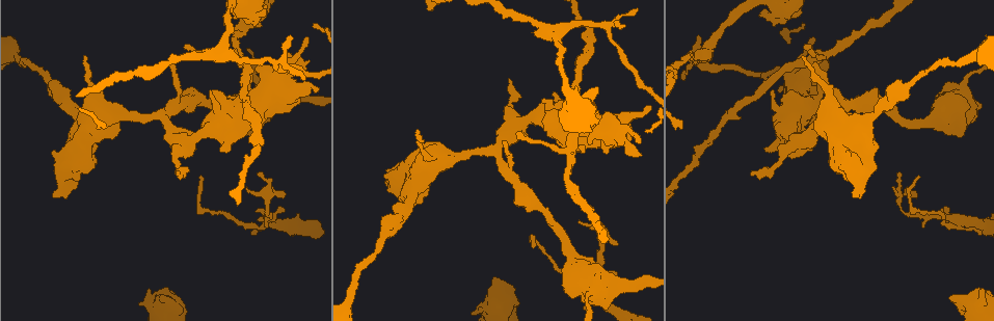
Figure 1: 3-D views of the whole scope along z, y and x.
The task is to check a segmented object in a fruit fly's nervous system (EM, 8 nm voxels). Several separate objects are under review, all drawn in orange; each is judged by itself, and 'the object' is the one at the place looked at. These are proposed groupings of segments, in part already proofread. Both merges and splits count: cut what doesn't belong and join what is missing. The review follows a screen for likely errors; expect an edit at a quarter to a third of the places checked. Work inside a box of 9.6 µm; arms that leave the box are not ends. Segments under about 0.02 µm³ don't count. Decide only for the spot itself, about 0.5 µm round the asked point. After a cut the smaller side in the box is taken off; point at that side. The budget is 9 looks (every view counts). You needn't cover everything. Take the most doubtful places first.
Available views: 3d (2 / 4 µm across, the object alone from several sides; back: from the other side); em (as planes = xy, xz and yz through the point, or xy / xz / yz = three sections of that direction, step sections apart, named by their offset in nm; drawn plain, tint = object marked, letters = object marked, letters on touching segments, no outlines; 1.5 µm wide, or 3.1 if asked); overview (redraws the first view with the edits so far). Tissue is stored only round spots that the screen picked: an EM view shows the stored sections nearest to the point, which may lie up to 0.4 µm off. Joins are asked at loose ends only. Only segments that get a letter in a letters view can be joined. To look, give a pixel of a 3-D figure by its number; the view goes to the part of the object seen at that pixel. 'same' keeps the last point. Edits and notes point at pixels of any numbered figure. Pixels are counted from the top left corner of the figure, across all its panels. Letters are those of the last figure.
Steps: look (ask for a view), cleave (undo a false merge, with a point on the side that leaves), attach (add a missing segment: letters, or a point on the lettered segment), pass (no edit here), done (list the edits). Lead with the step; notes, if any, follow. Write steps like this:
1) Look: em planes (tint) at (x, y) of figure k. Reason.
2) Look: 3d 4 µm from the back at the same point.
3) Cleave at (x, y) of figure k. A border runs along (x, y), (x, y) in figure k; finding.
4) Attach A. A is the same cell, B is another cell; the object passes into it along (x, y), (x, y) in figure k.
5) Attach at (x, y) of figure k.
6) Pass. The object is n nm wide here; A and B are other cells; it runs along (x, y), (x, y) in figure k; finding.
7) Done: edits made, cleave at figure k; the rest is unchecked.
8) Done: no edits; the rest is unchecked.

Look: 3d 4 µm at (269, 118) of figure 1. Stops while still wide.

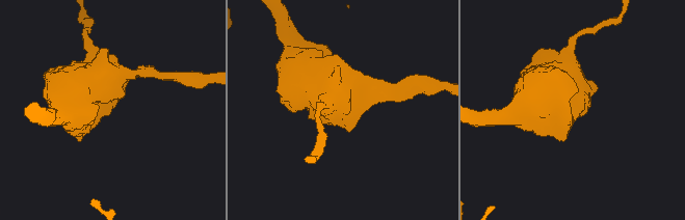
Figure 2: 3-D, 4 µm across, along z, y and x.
Look: em yz step 8 (letters) at (114, 107) of figure 2.

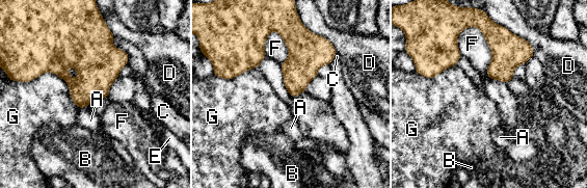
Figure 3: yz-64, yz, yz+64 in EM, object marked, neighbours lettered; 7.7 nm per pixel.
Pass. A, B, C, D, E, F and G are other cells; none of them fits.

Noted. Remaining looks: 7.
Look: em planes (tint) at (225, 47) of figure 1. Calibre changes.

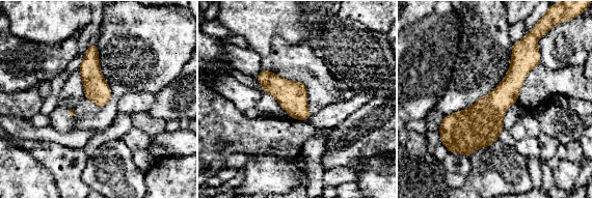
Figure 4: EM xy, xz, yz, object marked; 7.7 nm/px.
Look: em planes (letters) at the same point. What lies round it.

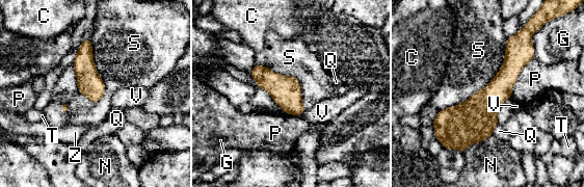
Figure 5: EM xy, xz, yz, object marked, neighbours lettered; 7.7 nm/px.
Pass. C, G, N, P, Q, S, T, V and Z are other cells; it runs along (526, 44), (455, 145) in figure 5; continuous, no second neuron.

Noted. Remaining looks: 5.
Look: em yz step 8 (tint) at (270, 220) of figure 1. Three-way junction.

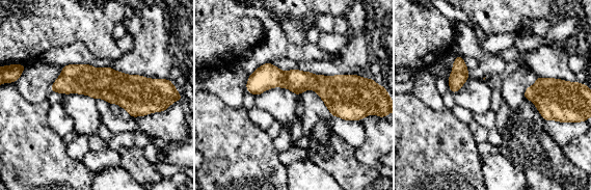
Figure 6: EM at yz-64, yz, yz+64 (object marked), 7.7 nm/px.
Look: em planes (tint) at the same point. Cut it another way.

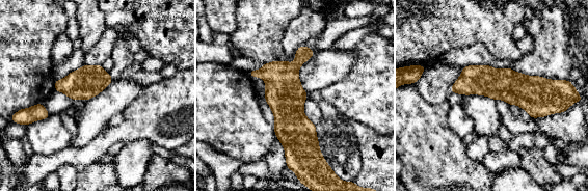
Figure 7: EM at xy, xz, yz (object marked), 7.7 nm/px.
Look: em planes (letters) at the same point.

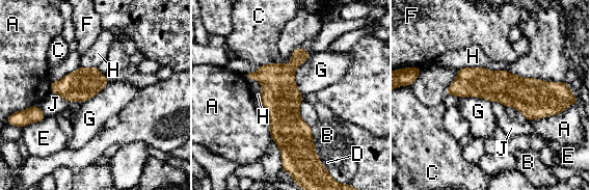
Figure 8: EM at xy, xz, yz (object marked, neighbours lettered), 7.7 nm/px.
Pass. A, B, C, D, E, F, G, H and J are other cells; a border runs along (311, 54), (294, 72), (302, 96) in figure 8; continuous, no second neuron.

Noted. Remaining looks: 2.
Done: no edits; the rest is unchecked.

